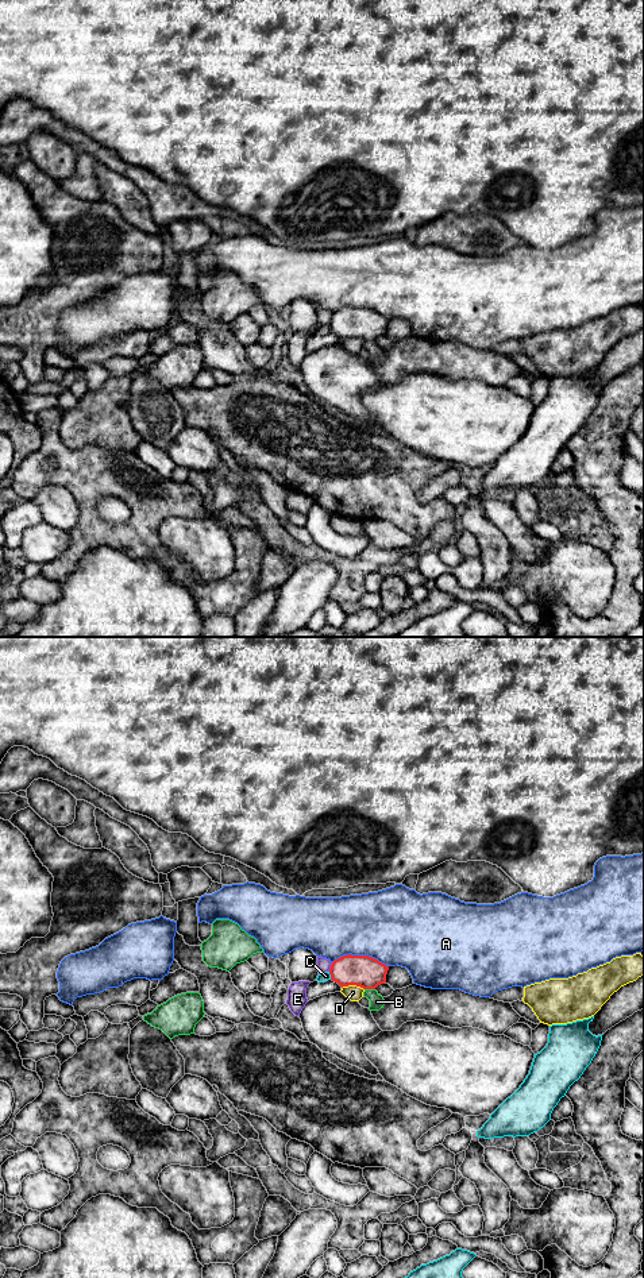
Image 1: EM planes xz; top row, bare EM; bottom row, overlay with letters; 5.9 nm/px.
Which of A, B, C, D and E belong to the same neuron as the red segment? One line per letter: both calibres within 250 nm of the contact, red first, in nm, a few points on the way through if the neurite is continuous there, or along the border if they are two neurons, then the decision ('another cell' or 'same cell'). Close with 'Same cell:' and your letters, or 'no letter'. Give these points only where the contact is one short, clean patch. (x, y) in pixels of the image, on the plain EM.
A: calibres 190 and 420 nm; another cell
B: calibres 190 and 90 nm; border xz (365, 340), (374, 342); another cell
C: calibres 190 and 50 nm; another cell
D: calibres 190 and 90 nm; another cell
E: calibres 190 and 80 nm; border xz (332, 315), (328, 323); another cell
Same cell: no letter

